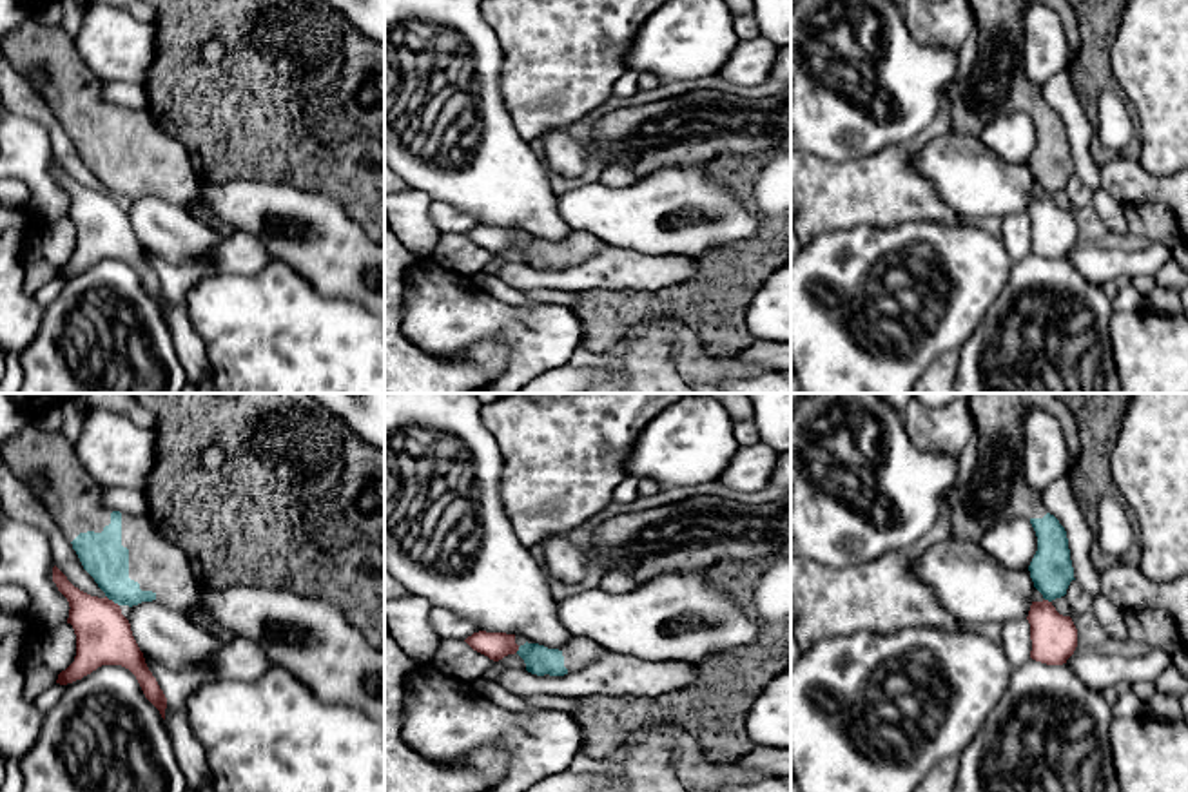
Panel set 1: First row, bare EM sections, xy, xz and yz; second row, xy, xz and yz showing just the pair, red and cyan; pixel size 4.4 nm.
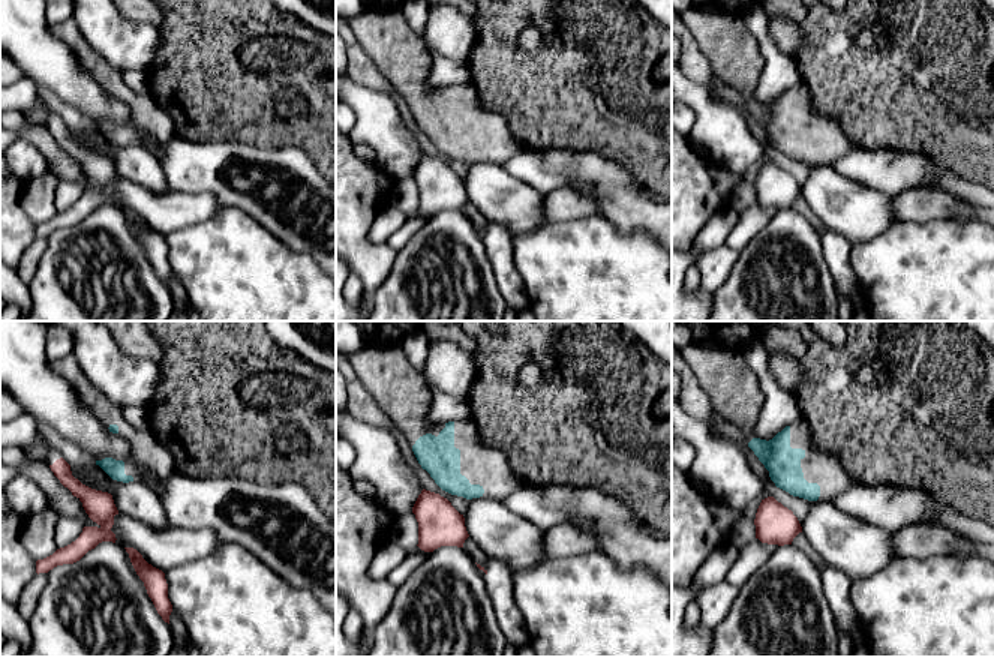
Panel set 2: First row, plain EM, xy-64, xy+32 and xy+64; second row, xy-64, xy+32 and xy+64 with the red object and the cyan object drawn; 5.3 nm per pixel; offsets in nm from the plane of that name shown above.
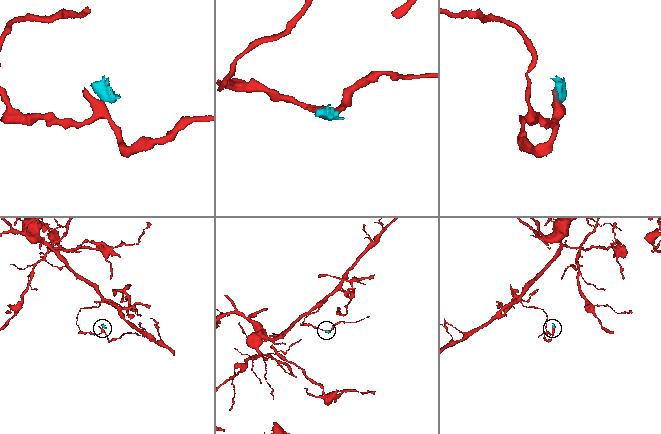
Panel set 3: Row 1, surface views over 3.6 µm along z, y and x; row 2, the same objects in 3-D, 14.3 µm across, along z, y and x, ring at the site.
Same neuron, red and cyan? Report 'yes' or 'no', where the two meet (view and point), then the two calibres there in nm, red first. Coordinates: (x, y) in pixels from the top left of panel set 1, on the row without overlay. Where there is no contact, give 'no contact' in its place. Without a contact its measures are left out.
no; contact xy (111, 194); calibres 240 and 200 nm

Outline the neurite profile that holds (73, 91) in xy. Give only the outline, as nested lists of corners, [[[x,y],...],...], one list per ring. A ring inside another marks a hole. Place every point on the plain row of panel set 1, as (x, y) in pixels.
[[[29,18],[4,40],[4,54],[18,74],[29,69],[47,72],[45,87],[38,94],[73,138],[83,163],[109,194],[129,201],[156,196],[180,207],[187,207],[198,196],[201,179],[185,145],[167,136],[145,107],[105,103],[102,80],[85,63],[63,27]]]

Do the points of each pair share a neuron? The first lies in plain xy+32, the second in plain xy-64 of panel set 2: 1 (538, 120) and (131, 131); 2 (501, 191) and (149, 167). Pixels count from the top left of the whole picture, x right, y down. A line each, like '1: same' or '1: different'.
1: different
2: same

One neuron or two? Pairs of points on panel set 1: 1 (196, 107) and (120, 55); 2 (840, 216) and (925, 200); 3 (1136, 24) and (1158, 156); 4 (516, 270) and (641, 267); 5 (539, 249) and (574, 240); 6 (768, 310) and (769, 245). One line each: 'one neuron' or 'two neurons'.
1: two neurons
2: one neuron
3: one neuron
4: one neuron
5: one neuron
6: two neurons

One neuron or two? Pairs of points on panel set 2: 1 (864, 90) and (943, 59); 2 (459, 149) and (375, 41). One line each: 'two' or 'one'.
1: one
2: one

